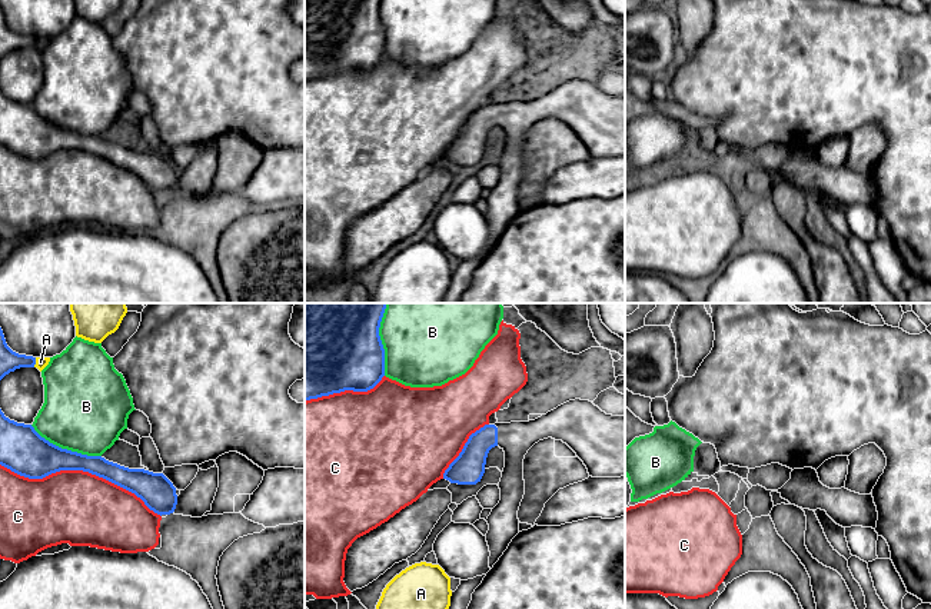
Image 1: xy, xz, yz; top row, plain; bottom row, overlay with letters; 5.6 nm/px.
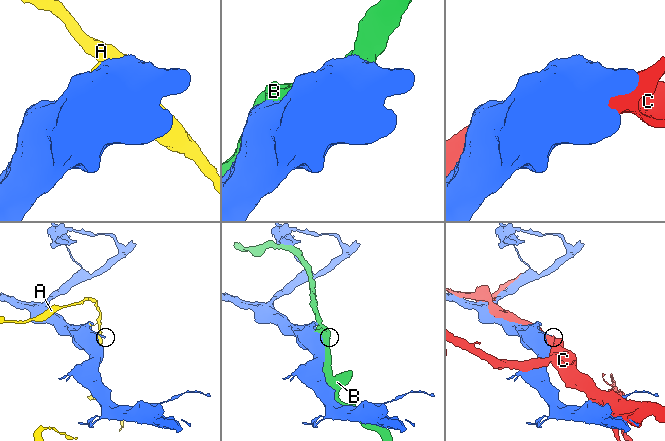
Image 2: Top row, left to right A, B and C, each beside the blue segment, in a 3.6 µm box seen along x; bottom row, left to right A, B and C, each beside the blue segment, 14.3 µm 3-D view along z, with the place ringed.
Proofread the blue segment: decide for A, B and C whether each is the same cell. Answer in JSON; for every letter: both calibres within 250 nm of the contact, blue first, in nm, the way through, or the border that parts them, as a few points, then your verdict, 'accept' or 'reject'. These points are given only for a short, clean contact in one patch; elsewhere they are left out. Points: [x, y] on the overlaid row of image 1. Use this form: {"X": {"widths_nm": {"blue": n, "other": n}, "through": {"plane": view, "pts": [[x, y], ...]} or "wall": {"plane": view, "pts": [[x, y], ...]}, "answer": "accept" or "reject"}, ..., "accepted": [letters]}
{"A": {"widths_nm": {"blue": 120, "other": 60}, "wall": {"plane": "xy", "pts": [[36, 358], [33, 366]]}, "answer": "reject"}, "B": {"widths_nm": {"blue": 500, "other": 480}, "answer": "reject"}, "C": {"widths_nm": {"blue": 220, "other": 420}, "answer": "reject"}, "accepted": []}

